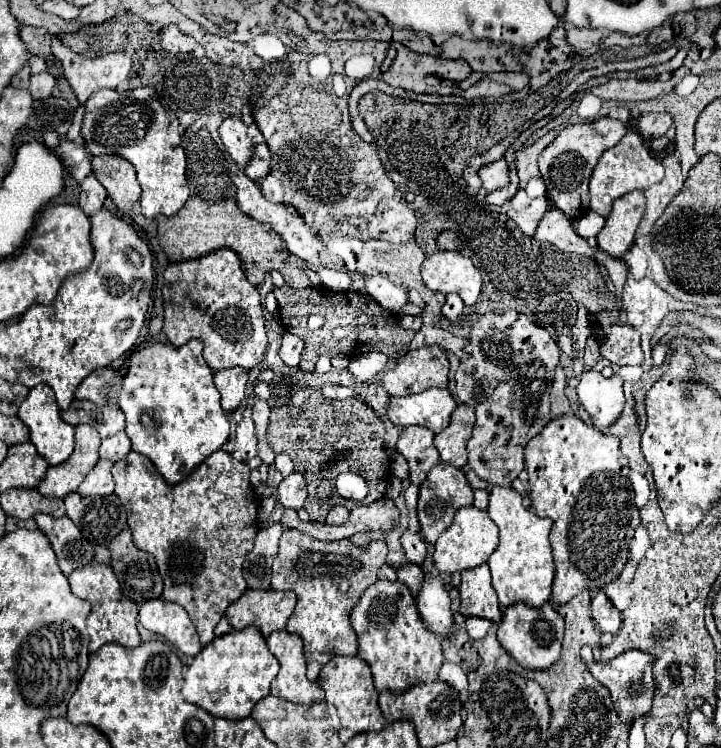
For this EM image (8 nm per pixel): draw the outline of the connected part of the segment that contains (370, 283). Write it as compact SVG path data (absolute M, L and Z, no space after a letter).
M369 275L365 279L365 289L367 293L387 311L391 313L399 313L399 309L407 303L407 291L405 287L399 287L391 281L387 281L385 275Z

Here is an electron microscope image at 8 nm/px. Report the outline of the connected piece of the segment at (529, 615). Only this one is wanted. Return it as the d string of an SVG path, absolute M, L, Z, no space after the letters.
M549 601L541 609L517 603L503 611L503 621L499 623L497 639L507 649L507 653L517 659L519 665L527 669L547 669L559 659L563 641L563 617L553 609Z

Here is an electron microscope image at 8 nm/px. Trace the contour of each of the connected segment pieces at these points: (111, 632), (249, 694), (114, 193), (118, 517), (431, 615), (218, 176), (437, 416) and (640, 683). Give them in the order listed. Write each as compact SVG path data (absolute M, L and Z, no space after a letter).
M97 563L97 565L81 567L69 575L69 585L77 597L91 603L91 615L87 619L87 627L91 635L91 643L89 643L91 651L97 651L105 643L117 643L123 647L137 647L141 643L137 633L137 605L121 593L119 581L109 565Z
M245 627L217 637L205 645L203 651L193 659L185 675L183 699L199 705L213 717L223 719L245 719L251 715L253 705L269 695L269 685L279 673L279 663L267 649L265 639L257 627Z
M97 155L93 157L93 175L107 189L117 209L129 213L141 193L135 167L119 155Z
M69 493L65 499L67 517L81 529L91 545L109 545L109 541L127 527L127 511L117 495L81 497Z
M429 573L425 577L423 589L417 597L417 607L431 633L441 637L451 637L455 633L455 619L451 613L449 593L435 573Z
M205 113L201 119L197 119L191 127L183 131L183 149L187 153L187 179L191 187L191 197L177 215L157 217L157 241L173 263L197 259L215 249L227 247L239 255L243 269L247 271L245 277L255 287L263 283L265 273L271 269L281 271L289 287L309 287L307 275L287 263L289 251L285 247L285 241L271 229L271 225L259 223L253 217L245 215L235 203L235 185L229 179L231 157L225 151L217 133L221 121L227 115L229 113Z
M425 389L407 397L391 397L387 415L397 427L421 425L439 433L449 425L449 417L455 407L457 403L449 389Z
M585 645L581 649L581 657L585 659L585 663L589 665L591 675L603 683L613 699L615 711L619 715L619 719L625 725L631 725L637 717L645 717L651 709L653 703L653 695L655 695L655 679L653 679L653 657L651 653L639 653L639 649L627 649L625 653L621 653L619 657L611 659L611 661L595 661L591 647Z

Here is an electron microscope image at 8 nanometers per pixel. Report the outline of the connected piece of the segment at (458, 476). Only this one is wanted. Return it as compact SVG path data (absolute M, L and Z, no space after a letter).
M447 463L435 465L421 485L419 503L417 503L417 517L419 517L419 525L421 525L421 533L423 533L425 541L433 545L437 541L439 533L445 531L453 523L455 511L461 507L467 507L471 503L473 503L473 489L469 487L465 473Z

